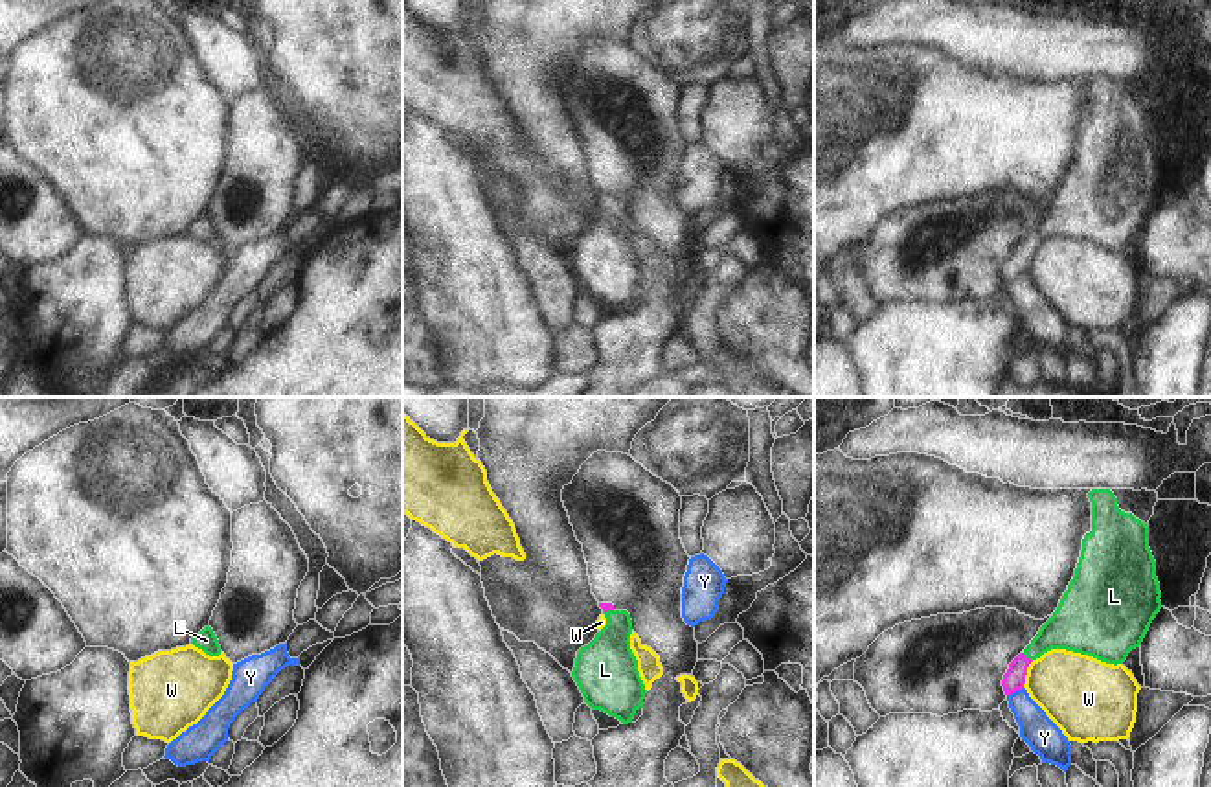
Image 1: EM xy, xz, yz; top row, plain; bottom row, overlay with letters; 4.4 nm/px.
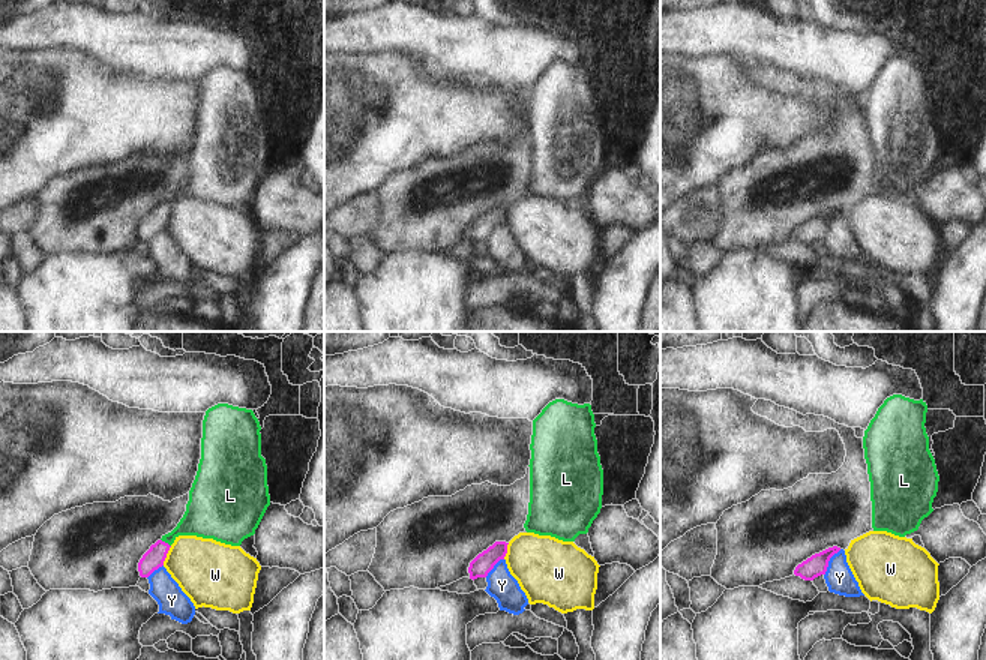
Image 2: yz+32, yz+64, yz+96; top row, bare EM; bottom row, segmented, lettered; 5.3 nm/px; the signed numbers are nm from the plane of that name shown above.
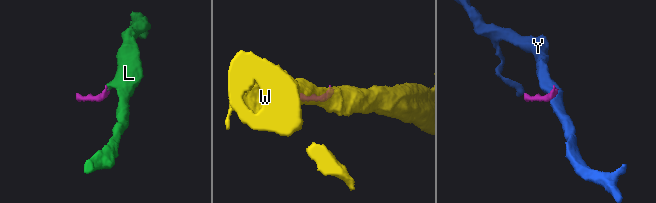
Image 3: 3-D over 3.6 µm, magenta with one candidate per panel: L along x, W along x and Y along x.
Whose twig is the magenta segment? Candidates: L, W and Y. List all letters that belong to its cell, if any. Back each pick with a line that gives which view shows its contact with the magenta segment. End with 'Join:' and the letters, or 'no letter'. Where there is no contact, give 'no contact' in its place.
L: contact in yz
Join: L

